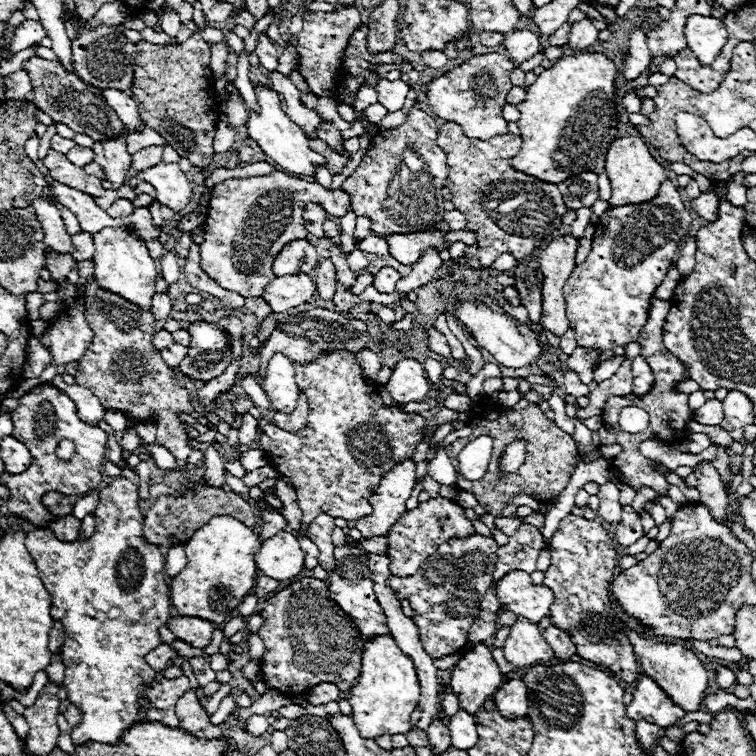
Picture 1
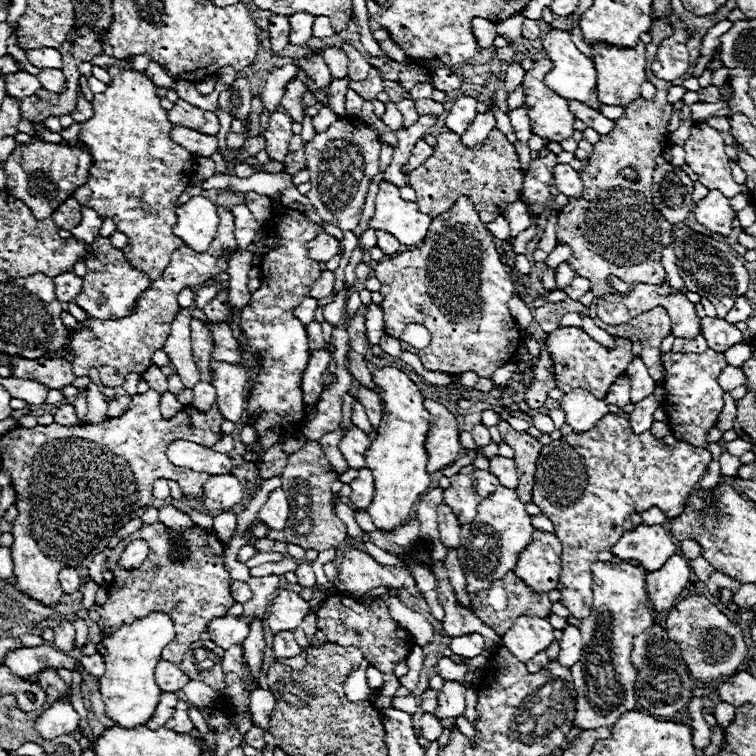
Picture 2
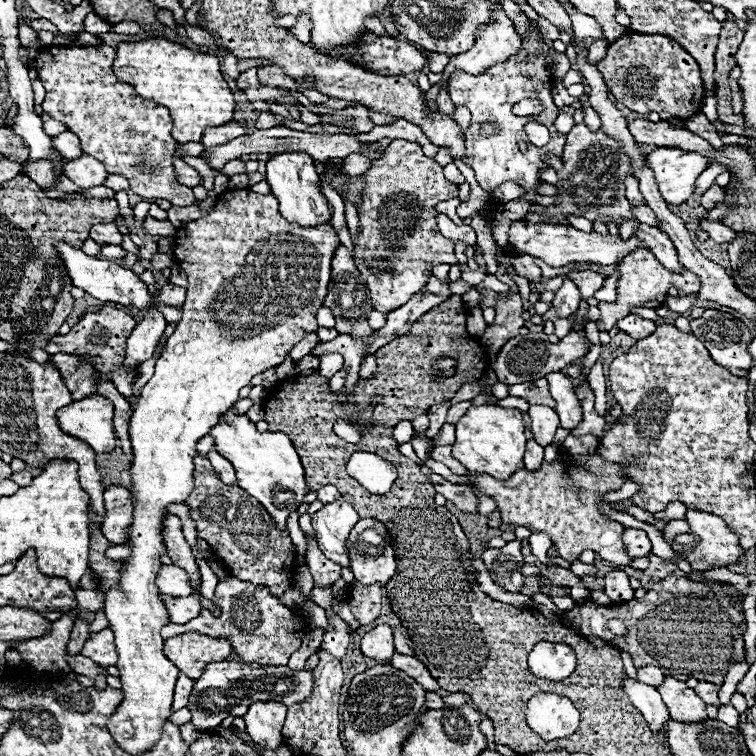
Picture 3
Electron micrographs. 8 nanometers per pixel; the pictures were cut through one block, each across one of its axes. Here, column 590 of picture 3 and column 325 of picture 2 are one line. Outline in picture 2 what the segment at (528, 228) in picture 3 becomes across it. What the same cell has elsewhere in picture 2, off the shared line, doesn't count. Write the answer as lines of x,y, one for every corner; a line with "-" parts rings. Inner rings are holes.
320,232
314,240
308,242
308,254
312,260
328,262
338,254
338,240
326,232

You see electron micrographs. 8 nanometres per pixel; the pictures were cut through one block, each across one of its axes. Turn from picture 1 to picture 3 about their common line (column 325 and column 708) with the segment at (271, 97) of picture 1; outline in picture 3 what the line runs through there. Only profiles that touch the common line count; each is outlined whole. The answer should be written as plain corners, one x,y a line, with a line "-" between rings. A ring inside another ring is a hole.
656,148
648,154
648,166
656,174
660,194
668,204
676,206
692,196
696,178
708,164
706,156
680,148

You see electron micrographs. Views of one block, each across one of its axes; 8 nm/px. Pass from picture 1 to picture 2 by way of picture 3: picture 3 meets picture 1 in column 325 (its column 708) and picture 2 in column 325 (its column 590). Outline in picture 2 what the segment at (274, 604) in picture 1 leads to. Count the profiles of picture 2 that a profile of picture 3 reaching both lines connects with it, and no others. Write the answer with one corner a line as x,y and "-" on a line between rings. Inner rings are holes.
332,594
330,598
326,598
316,614
318,618
318,630
322,630
326,634
328,642
334,642
338,646
354,646
358,650
362,650
364,658
368,660
370,666
374,666
376,670
380,670
384,674
384,686
378,692
386,694
386,696
394,696
396,688
400,686
396,676
394,676
394,666
406,658
406,654
412,650
414,642
408,640
410,634
400,628
398,622
394,622
388,614
388,608
384,602
376,602
370,610
362,608
360,600
351,596
340,596
340,594

